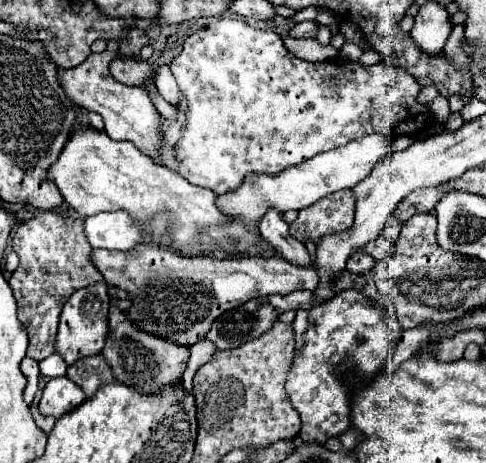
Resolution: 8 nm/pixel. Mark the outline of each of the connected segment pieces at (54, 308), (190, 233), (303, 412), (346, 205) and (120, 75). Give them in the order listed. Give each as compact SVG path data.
M38 213L34 219L16 229L12 247L20 257L20 265L8 283L18 303L18 321L22 321L28 333L26 357L42 361L54 353L58 317L64 303L74 291L100 283L102 275L98 269L94 269L94 265L90 265L92 247L84 235L84 221L68 213Z
M78 125L74 129L74 133L68 137L60 157L54 161L54 165L50 165L50 171L46 175L46 179L54 181L54 185L58 187L58 191L62 193L64 201L82 217L92 217L96 213L102 211L118 211L124 209L128 211L134 219L146 223L148 217L154 213L170 213L174 217L174 221L170 223L170 237L172 237L172 247L180 249L180 247L190 247L196 243L202 243L204 247L214 245L214 239L206 233L208 225L224 225L224 223L232 223L228 217L222 217L222 213L218 213L218 207L214 205L214 191L210 189L202 189L196 185L186 183L182 177L178 177L178 173L154 165L152 159L148 155L144 155L142 151L138 151L134 147L134 143L128 141L114 141L110 139L104 131L96 131L94 127L82 127Z
M356 289L338 291L330 301L310 309L308 331L304 333L304 349L298 357L294 357L292 369L290 369L288 379L286 379L286 393L288 393L290 401L294 401L294 409L298 411L298 415L302 419L302 429L298 435L304 443L316 441L318 445L324 445L330 437L338 437L350 427L350 395L352 395L352 389L338 375L334 375L334 369L342 363L342 359L352 357L356 361L354 373L360 379L374 379L384 369L385 360L392 357L394 339L396 339L398 331L400 331L400 327L396 321L390 321L390 323L386 321L386 309L382 309L380 305L374 305Z
M350 189L326 195L322 201L302 209L294 223L290 223L290 235L302 243L318 243L324 235L346 231L354 221L354 197Z
M116 57L110 63L110 71L114 79L124 85L144 85L154 75L150 63L140 63L136 59L126 59L126 57Z

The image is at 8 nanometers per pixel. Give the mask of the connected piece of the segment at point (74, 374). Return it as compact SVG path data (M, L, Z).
M102 355L98 357L86 357L82 361L76 361L76 365L68 367L68 379L72 379L74 383L80 385L80 389L92 397L96 393L96 389L100 385L106 385L110 381L114 381L112 371L108 367L108 363L104 361Z

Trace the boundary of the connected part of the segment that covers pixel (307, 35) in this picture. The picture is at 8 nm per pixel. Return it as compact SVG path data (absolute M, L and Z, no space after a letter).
M304 21L304 23L296 23L292 29L290 29L290 37L292 39L312 39L318 31L318 23L314 21Z

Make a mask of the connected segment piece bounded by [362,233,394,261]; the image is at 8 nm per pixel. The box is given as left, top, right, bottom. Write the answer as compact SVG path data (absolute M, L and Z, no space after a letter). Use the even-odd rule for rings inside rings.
M382 233L376 241L368 243L364 249L364 253L368 253L370 257L374 257L374 261L380 261L380 259L386 259L390 257L390 253L394 253L394 245L388 241L388 237Z

